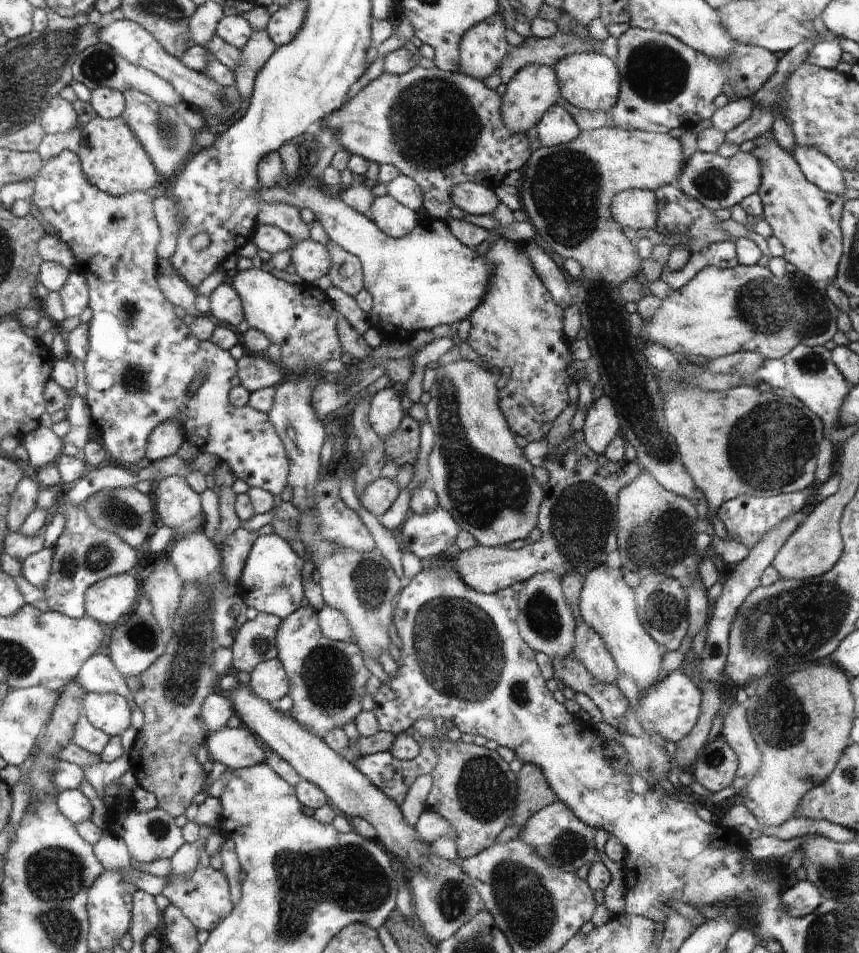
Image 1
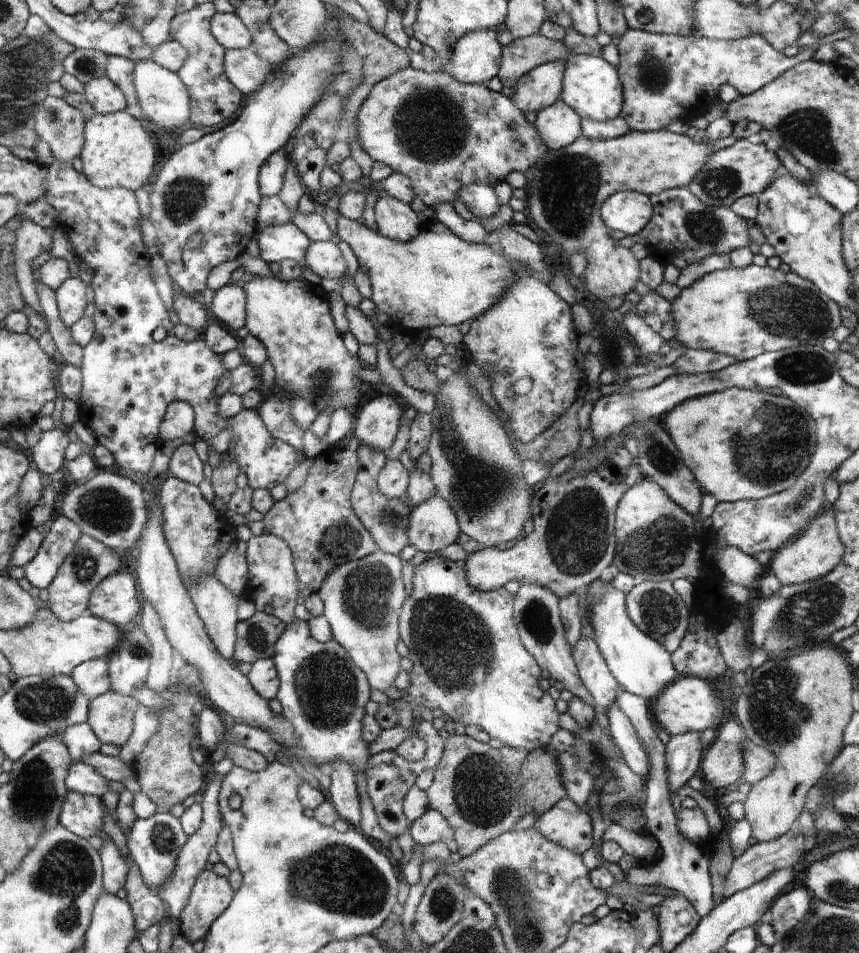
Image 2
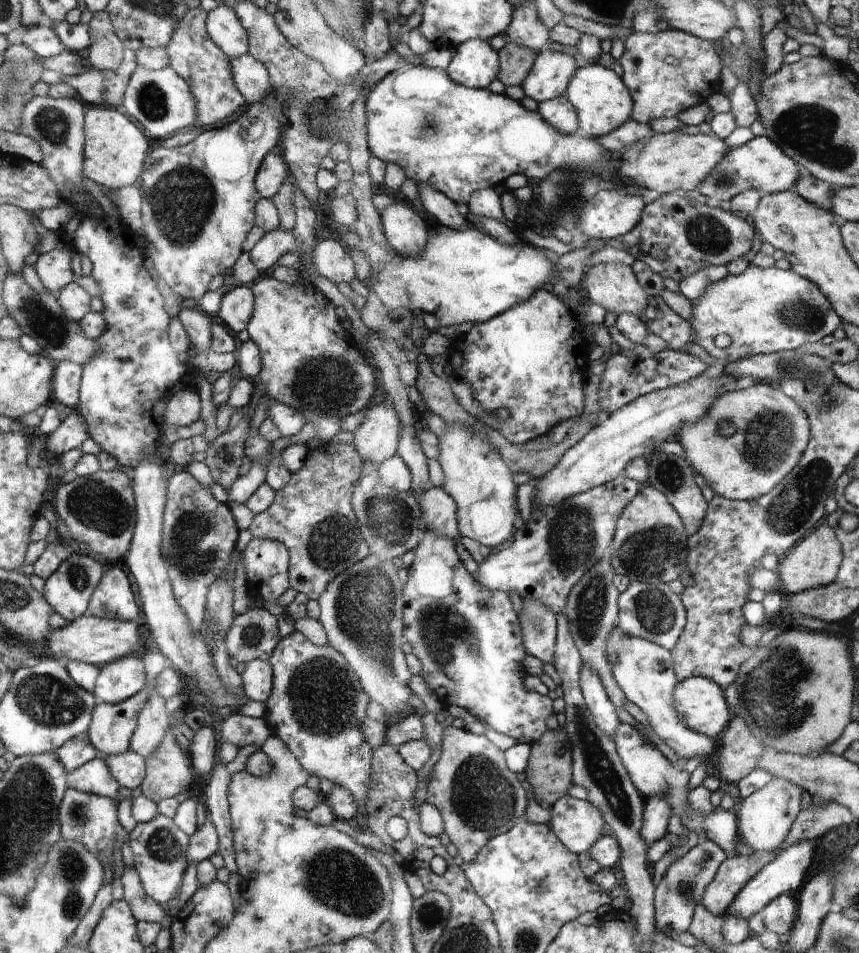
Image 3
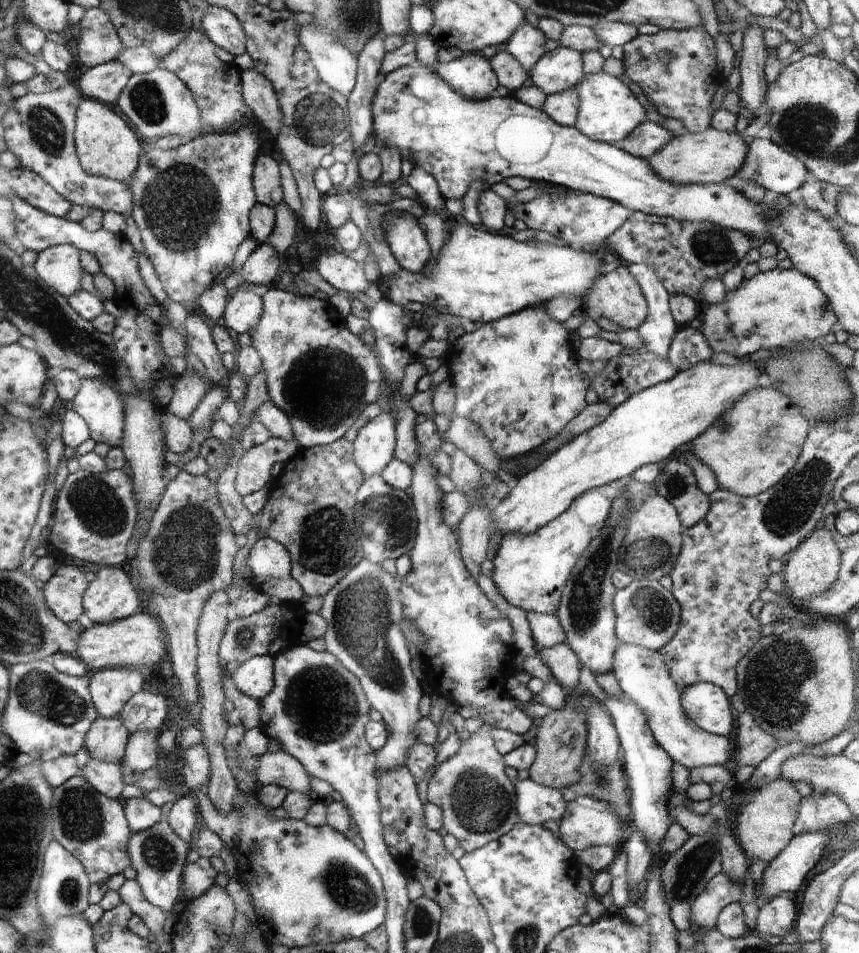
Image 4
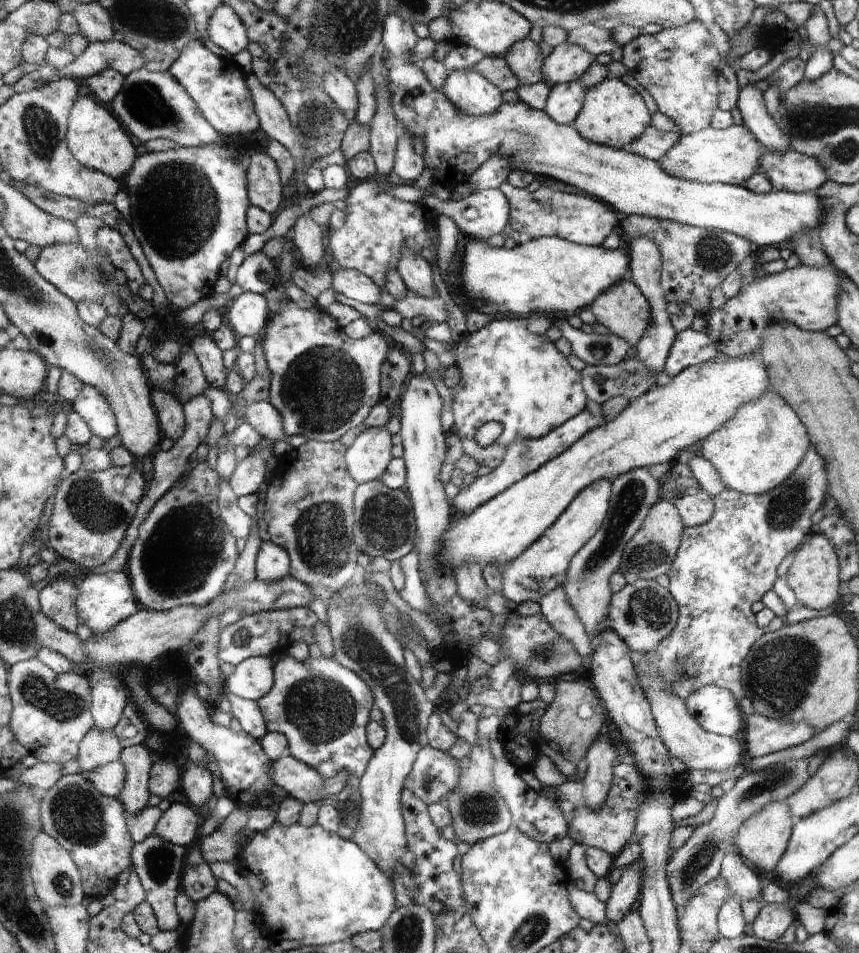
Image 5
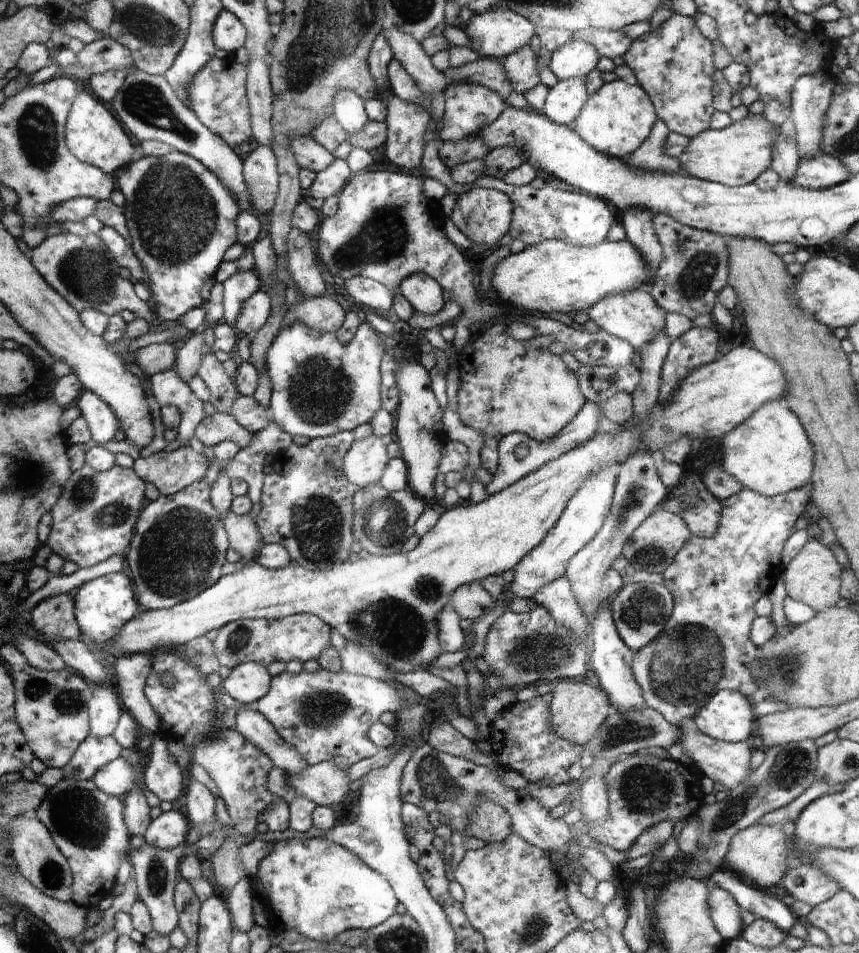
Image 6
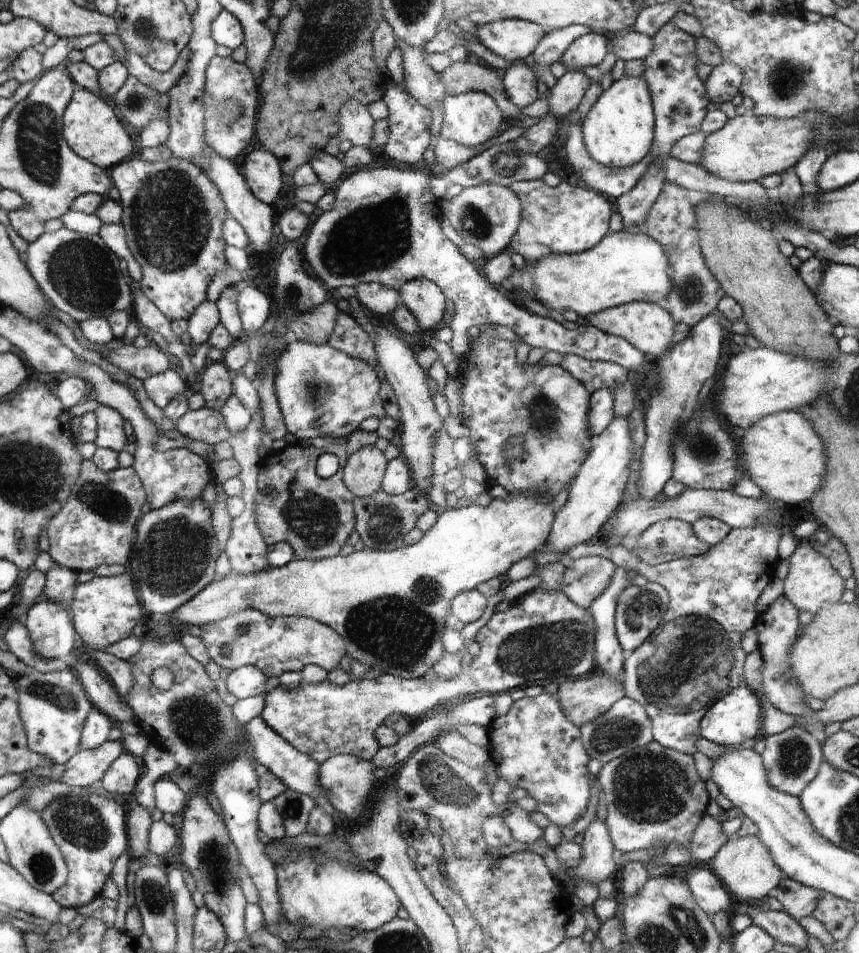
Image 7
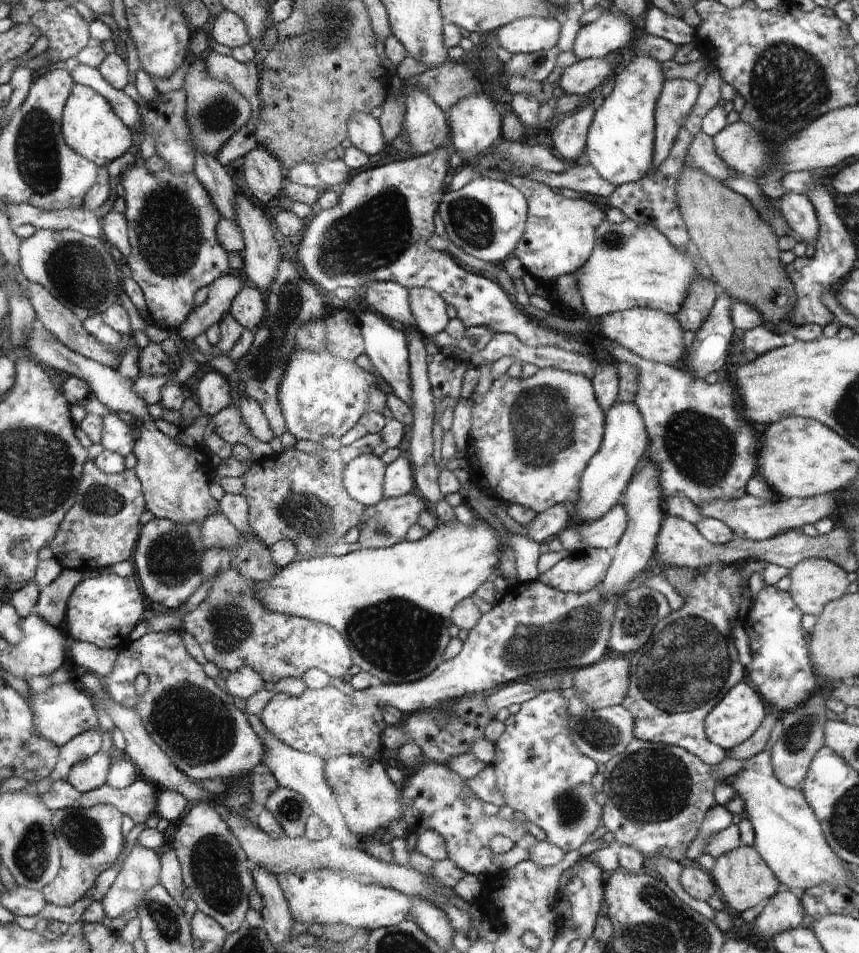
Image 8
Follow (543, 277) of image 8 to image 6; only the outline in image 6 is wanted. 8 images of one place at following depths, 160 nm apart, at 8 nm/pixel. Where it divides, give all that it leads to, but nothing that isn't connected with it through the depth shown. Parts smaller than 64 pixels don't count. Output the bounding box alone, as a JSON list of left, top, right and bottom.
[475,174,614,247]

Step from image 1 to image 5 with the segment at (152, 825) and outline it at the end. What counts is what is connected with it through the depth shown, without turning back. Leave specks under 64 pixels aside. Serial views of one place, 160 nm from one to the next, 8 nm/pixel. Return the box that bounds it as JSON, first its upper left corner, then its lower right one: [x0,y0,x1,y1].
[132,834,184,931]

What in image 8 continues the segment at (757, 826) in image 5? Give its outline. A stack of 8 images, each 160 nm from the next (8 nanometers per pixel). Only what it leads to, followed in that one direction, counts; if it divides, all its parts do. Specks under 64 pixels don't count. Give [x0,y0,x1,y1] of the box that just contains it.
[710,845,780,913]

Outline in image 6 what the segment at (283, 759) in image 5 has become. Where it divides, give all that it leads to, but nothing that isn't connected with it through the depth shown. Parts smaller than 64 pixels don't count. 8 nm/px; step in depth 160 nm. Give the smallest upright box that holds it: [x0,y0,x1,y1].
[290,760,352,807]

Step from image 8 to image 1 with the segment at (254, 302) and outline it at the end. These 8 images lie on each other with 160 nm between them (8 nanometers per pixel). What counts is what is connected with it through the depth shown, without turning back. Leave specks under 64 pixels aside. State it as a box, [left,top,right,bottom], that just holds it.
[209,283,245,326]

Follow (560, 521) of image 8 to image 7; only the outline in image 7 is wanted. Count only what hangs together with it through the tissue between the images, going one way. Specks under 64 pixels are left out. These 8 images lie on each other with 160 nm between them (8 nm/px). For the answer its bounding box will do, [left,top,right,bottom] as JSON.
[170,494,555,679]

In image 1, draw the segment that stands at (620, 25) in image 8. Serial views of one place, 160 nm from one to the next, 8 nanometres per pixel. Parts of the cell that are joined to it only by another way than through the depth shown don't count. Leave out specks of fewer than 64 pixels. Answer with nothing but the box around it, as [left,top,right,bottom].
[502,64,562,133]

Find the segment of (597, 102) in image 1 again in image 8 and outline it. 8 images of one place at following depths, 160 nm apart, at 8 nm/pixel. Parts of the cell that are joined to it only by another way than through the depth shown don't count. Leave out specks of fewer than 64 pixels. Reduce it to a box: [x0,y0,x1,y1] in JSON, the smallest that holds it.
[584,56,665,187]

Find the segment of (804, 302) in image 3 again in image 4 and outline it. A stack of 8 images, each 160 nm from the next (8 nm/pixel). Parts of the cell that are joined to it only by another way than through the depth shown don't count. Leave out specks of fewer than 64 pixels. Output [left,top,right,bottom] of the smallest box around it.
[701,267,837,359]

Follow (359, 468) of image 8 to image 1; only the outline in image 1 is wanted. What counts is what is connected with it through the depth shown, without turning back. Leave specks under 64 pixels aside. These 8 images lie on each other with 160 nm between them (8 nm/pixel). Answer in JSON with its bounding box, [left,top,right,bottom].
[368,384,405,436]

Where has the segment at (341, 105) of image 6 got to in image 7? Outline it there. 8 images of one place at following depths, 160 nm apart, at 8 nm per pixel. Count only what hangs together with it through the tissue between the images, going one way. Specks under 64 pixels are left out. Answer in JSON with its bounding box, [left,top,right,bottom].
[338,100,375,148]

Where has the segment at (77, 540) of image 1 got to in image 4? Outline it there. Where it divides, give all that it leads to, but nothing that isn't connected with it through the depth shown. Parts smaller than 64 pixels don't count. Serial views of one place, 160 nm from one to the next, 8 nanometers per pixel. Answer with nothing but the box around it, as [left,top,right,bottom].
[44,564,88,624]

